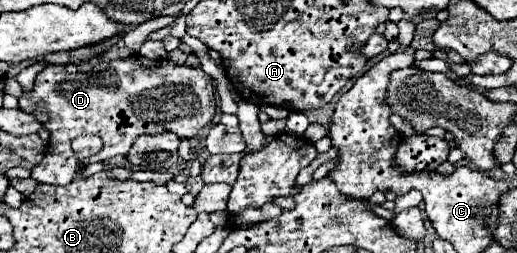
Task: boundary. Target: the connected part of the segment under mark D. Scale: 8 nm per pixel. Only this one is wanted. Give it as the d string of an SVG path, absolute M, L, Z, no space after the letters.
M142 55L102 61L90 73L68 73L66 67L62 65L46 65L36 75L34 89L22 95L18 103L20 111L34 115L50 131L48 151L46 157L40 161L40 165L34 167L34 179L38 183L52 183L52 185L68 185L72 181L74 171L78 169L78 159L74 157L70 143L80 135L92 133L104 141L104 147L88 159L88 163L96 163L96 161L108 161L116 155L126 155L134 139L140 135L162 135L164 131L170 131L180 139L196 137L206 125L212 123L212 117L216 113L212 77L206 75L200 67L194 69L186 65L174 65L168 59L152 61Z

